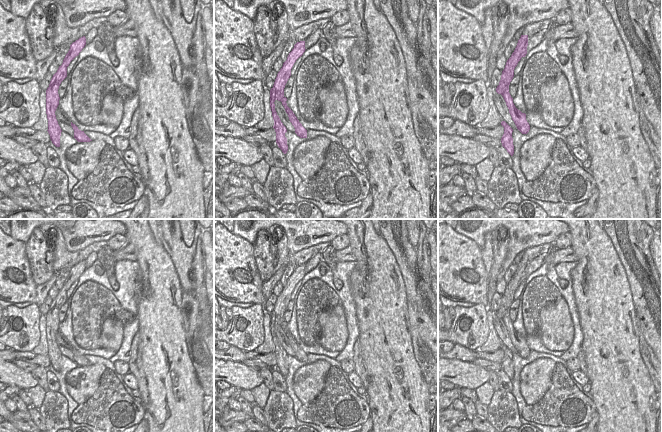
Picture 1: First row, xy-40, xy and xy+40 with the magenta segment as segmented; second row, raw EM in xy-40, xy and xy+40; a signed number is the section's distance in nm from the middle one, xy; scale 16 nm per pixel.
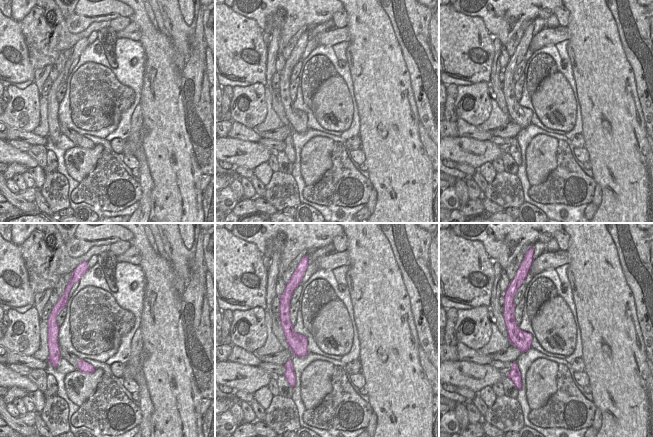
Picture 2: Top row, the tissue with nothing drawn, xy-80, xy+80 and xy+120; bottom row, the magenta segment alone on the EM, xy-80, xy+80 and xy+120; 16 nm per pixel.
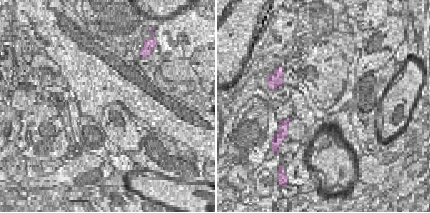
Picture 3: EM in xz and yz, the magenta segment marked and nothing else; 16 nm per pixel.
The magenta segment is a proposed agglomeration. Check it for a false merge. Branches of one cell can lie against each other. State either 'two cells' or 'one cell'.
two cells

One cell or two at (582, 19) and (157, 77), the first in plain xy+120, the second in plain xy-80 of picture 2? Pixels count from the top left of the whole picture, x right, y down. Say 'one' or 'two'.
one

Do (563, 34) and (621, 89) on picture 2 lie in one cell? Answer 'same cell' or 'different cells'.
different cells

